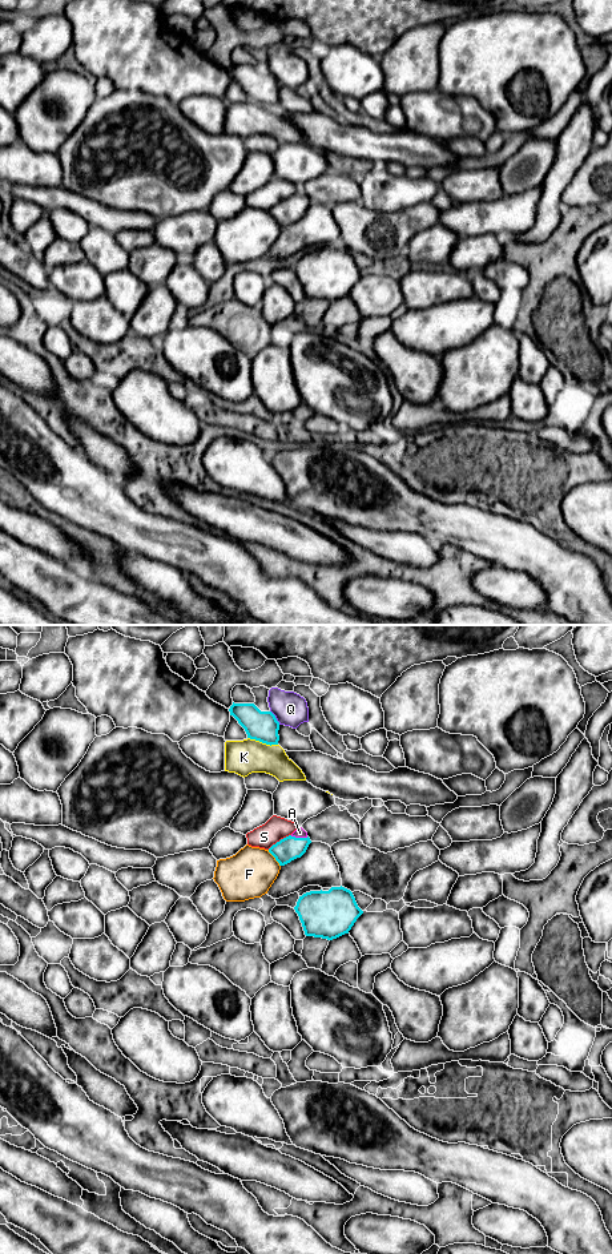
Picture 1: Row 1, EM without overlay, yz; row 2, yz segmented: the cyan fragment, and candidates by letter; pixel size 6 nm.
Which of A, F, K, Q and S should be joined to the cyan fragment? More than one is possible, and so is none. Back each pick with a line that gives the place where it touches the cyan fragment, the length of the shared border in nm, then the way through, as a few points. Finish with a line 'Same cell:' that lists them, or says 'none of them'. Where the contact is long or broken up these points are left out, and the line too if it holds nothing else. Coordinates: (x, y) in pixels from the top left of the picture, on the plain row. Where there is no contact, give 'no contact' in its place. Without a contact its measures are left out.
A: contact yz (300, 200); length 110 nm; way yz (290, 209), (300, 200), (300, 194)
Same cell: A

